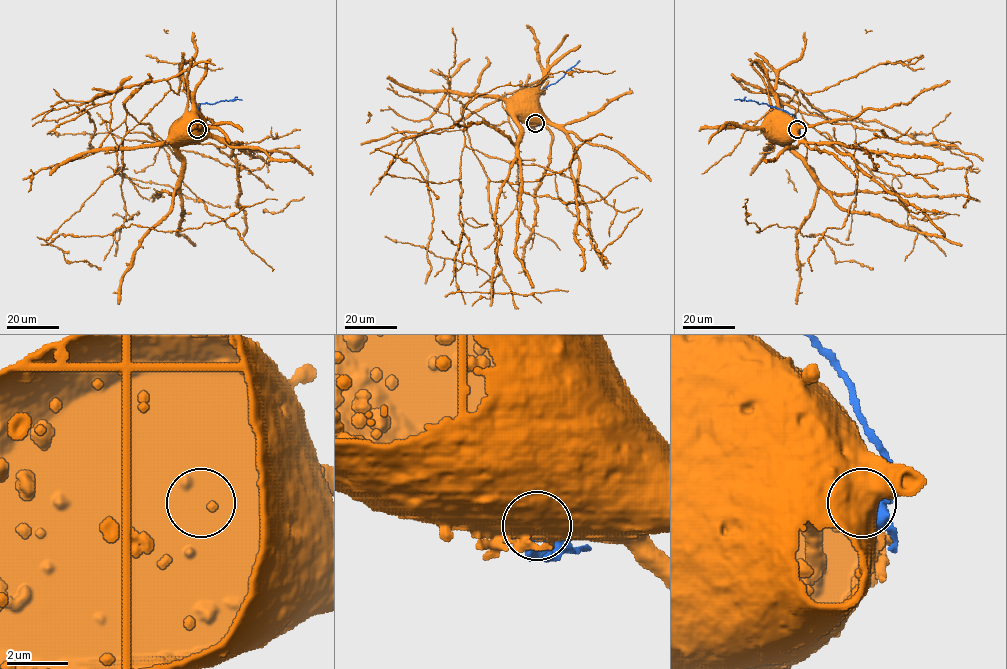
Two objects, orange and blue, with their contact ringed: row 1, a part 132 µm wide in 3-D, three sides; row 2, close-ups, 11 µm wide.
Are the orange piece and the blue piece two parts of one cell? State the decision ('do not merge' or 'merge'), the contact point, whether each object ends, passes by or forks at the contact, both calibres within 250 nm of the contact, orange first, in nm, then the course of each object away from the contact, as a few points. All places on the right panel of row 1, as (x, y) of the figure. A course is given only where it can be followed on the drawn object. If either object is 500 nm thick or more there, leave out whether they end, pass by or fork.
do not merge | (797, 129) | 1300/750 nm | orange via (797, 128), (795, 122), (771, 121), (769, 125) | blue via (797, 128), (799, 124), (793, 115), (766, 104), (734, 100)

